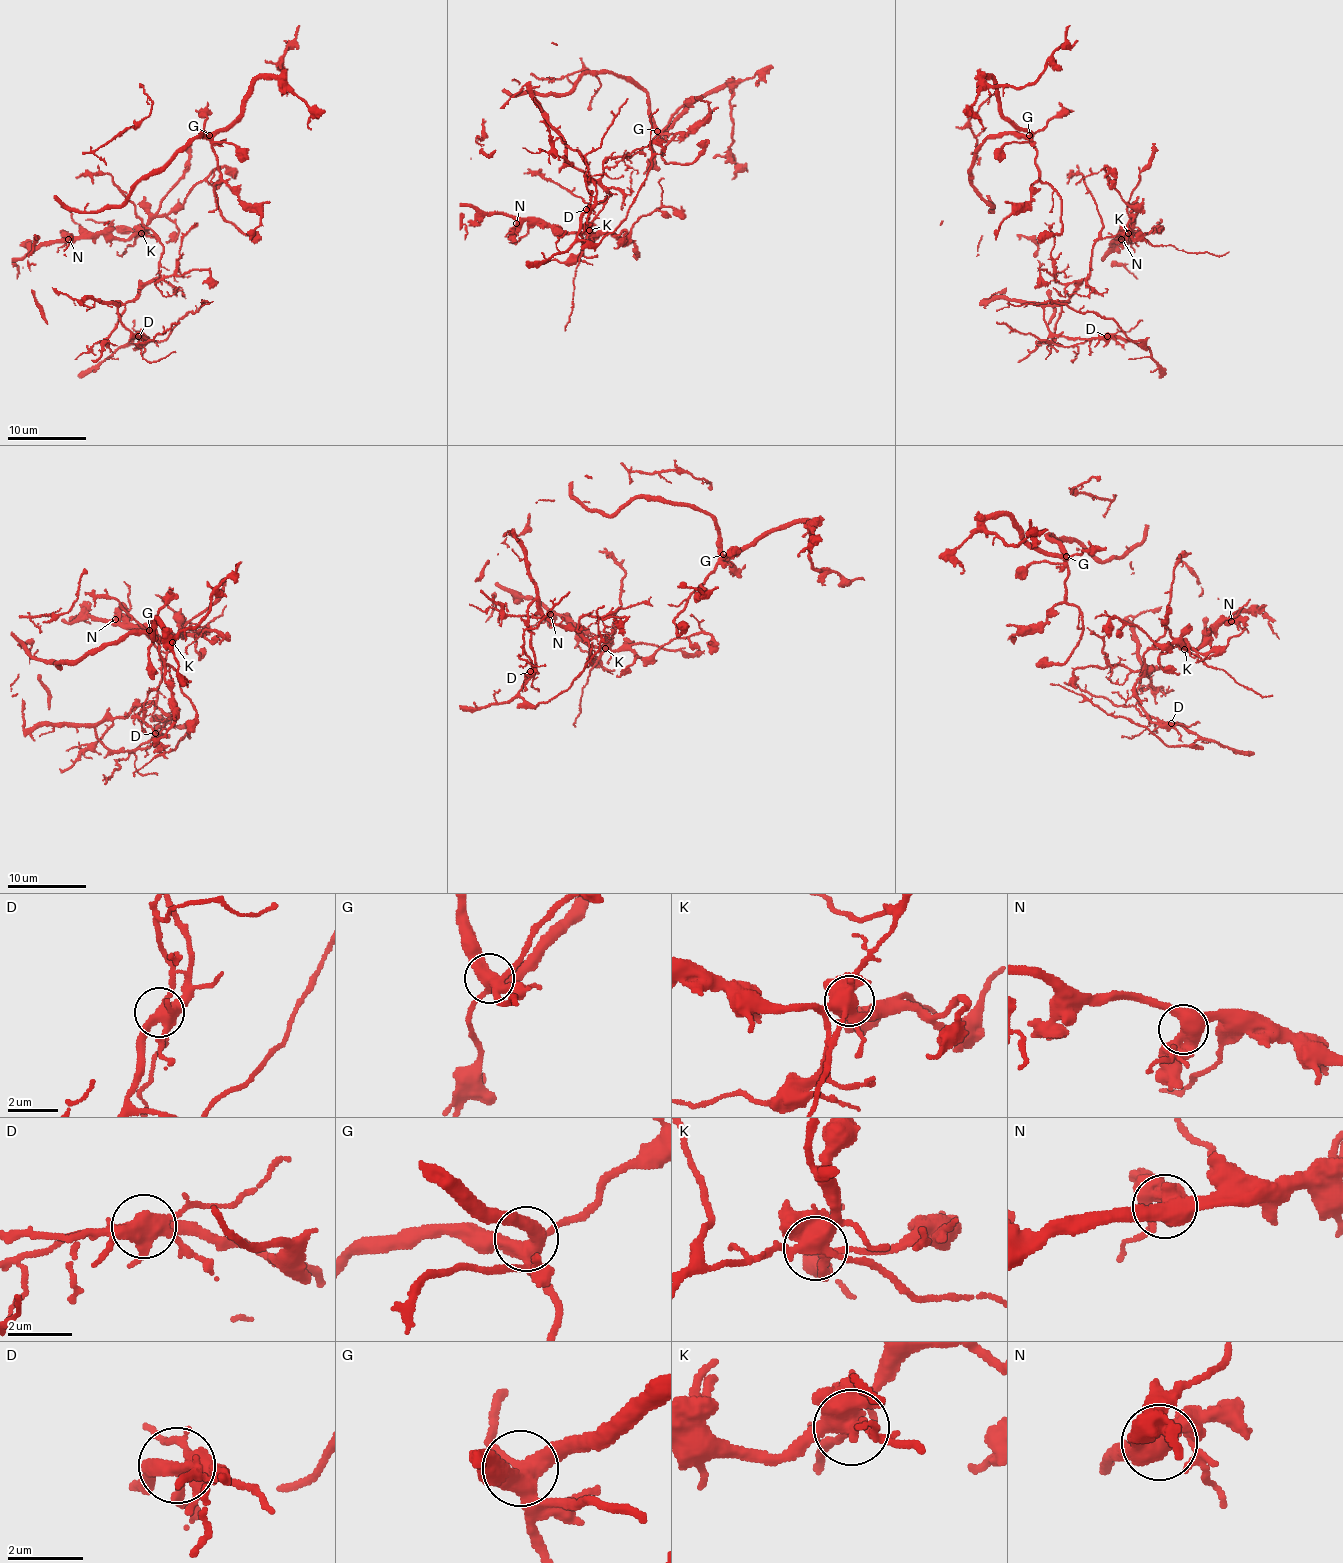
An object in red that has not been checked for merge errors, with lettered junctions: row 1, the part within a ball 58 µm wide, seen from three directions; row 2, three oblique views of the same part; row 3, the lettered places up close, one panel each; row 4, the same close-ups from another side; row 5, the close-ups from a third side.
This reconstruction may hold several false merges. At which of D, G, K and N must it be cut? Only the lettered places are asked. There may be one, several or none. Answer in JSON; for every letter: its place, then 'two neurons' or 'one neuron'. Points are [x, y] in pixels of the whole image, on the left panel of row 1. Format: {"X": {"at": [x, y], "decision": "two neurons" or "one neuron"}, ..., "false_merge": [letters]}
{"D": {"at": [138, 336], "decision": "two neurons"}, "G": {"at": [209, 135], "decision": "one neuron"}, "K": {"at": [141, 233], "decision": "two neurons"}, "N": {"at": [68, 239], "decision": "one neuron"}, "false_merge": ["D", "K"]}

